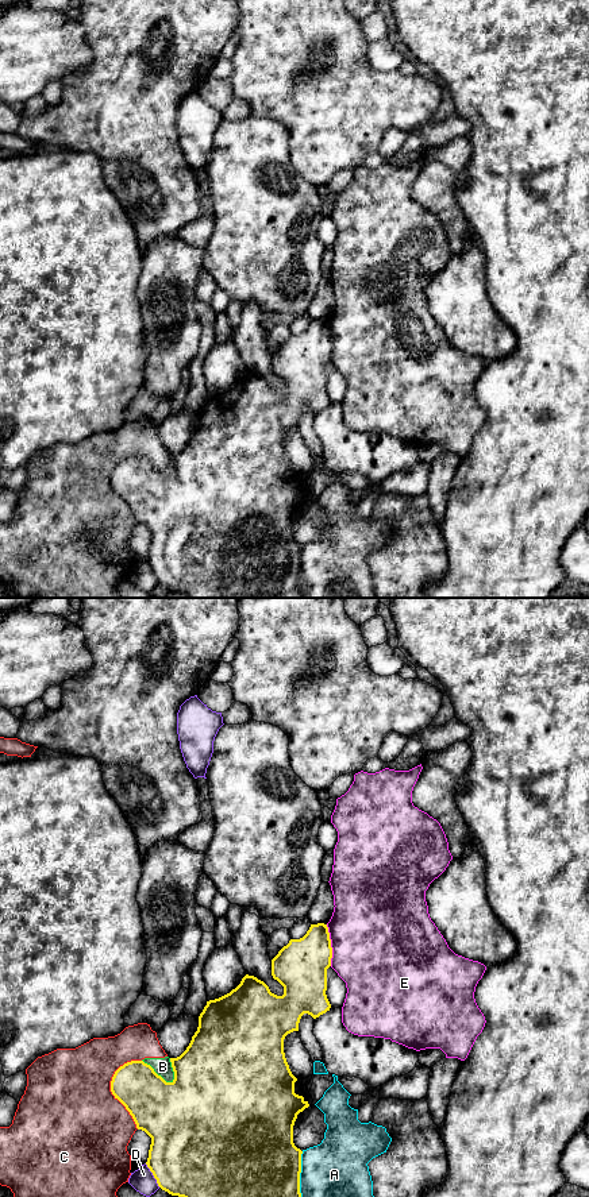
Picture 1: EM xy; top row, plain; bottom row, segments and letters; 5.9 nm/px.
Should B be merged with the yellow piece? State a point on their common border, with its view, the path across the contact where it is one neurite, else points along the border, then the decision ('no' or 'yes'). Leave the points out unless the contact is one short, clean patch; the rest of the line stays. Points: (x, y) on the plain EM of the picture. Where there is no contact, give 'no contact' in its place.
meets yellow in xy at (157, 470); border along xy (142, 455), (166, 477), (173, 477); no

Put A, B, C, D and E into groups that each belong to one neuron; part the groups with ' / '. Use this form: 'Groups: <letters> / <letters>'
Groups: A / B C / D / E

